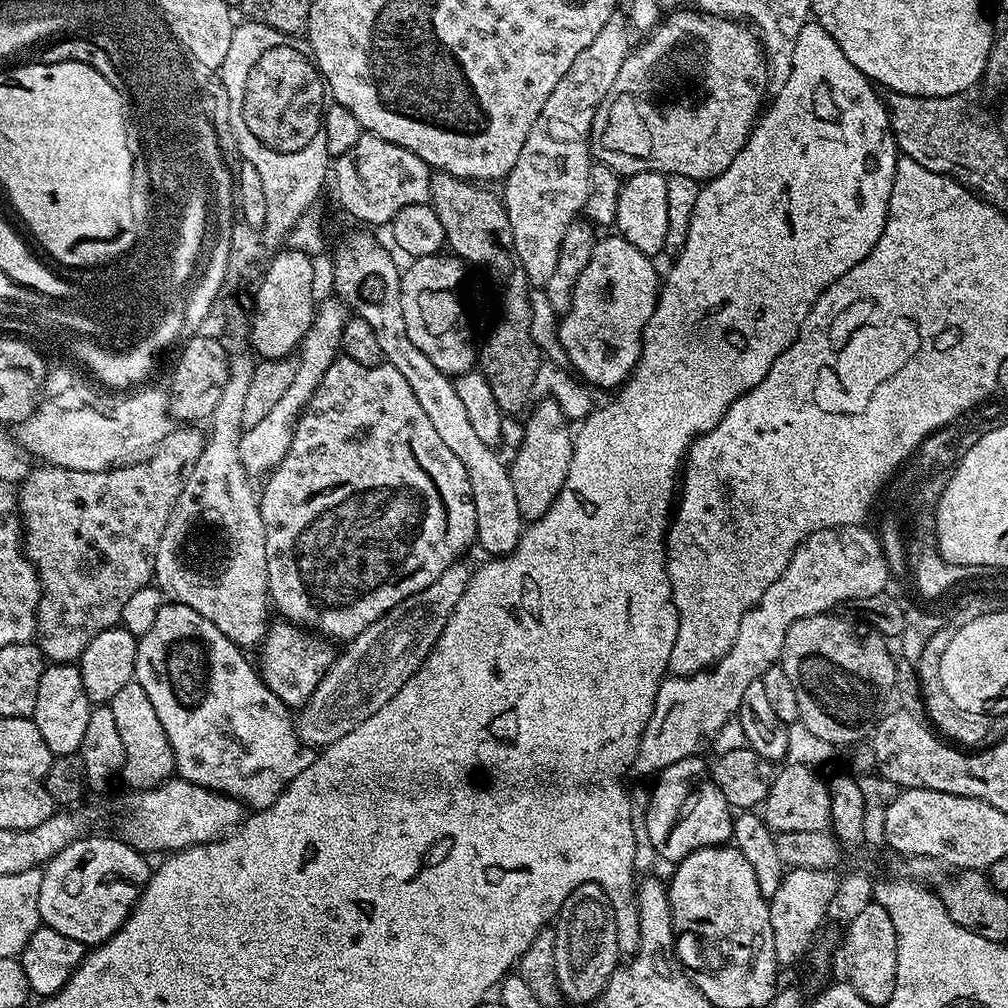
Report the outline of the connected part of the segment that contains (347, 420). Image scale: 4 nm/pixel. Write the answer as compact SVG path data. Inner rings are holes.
M345 355L337 358L330 370L322 374L322 380L318 382L310 402L305 406L296 424L290 448L278 466L267 473L265 480L268 481L264 484L264 493L261 491L258 499L262 526L266 526L266 570L271 603L275 610L277 608L284 615L281 617L285 621L315 630L321 637L332 642L354 639L379 616L398 606L398 602L410 598L410 594L418 594L418 590L426 590L430 582L438 582L438 578L442 578L442 570L457 563L463 557L460 555L468 547L473 547L476 539L476 515L470 494L470 478L466 478L466 466L462 466L458 457L442 443L442 437L434 431L434 425L430 423L430 418L426 418L418 398L414 398L410 382L406 382L406 378L402 378L402 374L398 374L398 370L386 362L371 368L362 366L362 362L354 362Z

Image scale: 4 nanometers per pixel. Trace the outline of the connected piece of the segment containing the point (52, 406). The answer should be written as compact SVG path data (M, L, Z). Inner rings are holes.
M56 372L47 387L45 401L37 403L32 416L15 425L14 435L29 456L53 468L70 470L106 470L118 468L121 464L137 464L151 456L174 428L174 417L168 411L169 393L160 388L144 388L127 394L113 394L108 390L96 393L85 378L78 378L68 372Z

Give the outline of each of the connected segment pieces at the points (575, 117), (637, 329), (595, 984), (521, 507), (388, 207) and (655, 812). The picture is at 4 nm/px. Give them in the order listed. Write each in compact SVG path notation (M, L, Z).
M608 20L598 38L594 38L594 42L574 58L570 70L562 74L550 98L546 98L546 106L542 106L538 122L530 126L530 134L526 134L526 142L522 142L518 162L514 162L502 181L502 199L510 218L514 250L525 267L531 287L536 290L543 289L556 273L562 238L566 238L566 230L573 220L585 211L591 192L594 157L590 141L594 114L610 86L614 86L614 78L618 78L622 62L626 62L634 47L634 41L628 37L629 25L621 20Z
M619 234L611 235L605 240L597 239L590 262L586 262L572 288L568 311L559 317L558 333L571 371L585 385L616 390L640 361L644 328L650 322L650 314L654 314L662 276L652 265L653 257L634 250Z
M576 884L554 917L554 970L561 997L572 1004L588 1004L603 996L608 979L622 960L614 911L606 894L596 884Z
M544 402L541 408L533 407L523 421L525 438L515 449L508 473L514 482L514 494L518 494L518 510L525 521L542 518L556 500L556 495L566 482L572 457L573 429L564 411L555 402Z
M364 132L359 138L358 142L354 142L354 147L351 150L346 150L346 154L335 157L334 160L334 180L336 176L336 196L340 199L340 204L353 216L356 220L361 220L361 225L372 226L368 224L384 224L384 226L391 225L392 220L403 207L410 206L414 203L427 204L432 199L430 194L430 182L432 181L432 172L426 162L422 162L422 158L418 158L418 154L414 154L410 150L406 150L402 146L398 146L394 142L386 142L386 138L378 138L372 132Z
M699 755L687 756L655 777L651 785L649 810L646 814L646 832L661 861L685 860L703 848L719 848L732 838L733 809L729 808L722 790L712 781L712 769L700 761Z

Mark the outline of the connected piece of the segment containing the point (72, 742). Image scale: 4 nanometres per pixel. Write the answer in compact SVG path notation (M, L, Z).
M49 663L42 674L42 682L38 682L38 703L34 705L30 719L38 726L38 734L42 734L42 742L46 742L53 756L77 754L93 707L82 686L82 674L76 664Z

